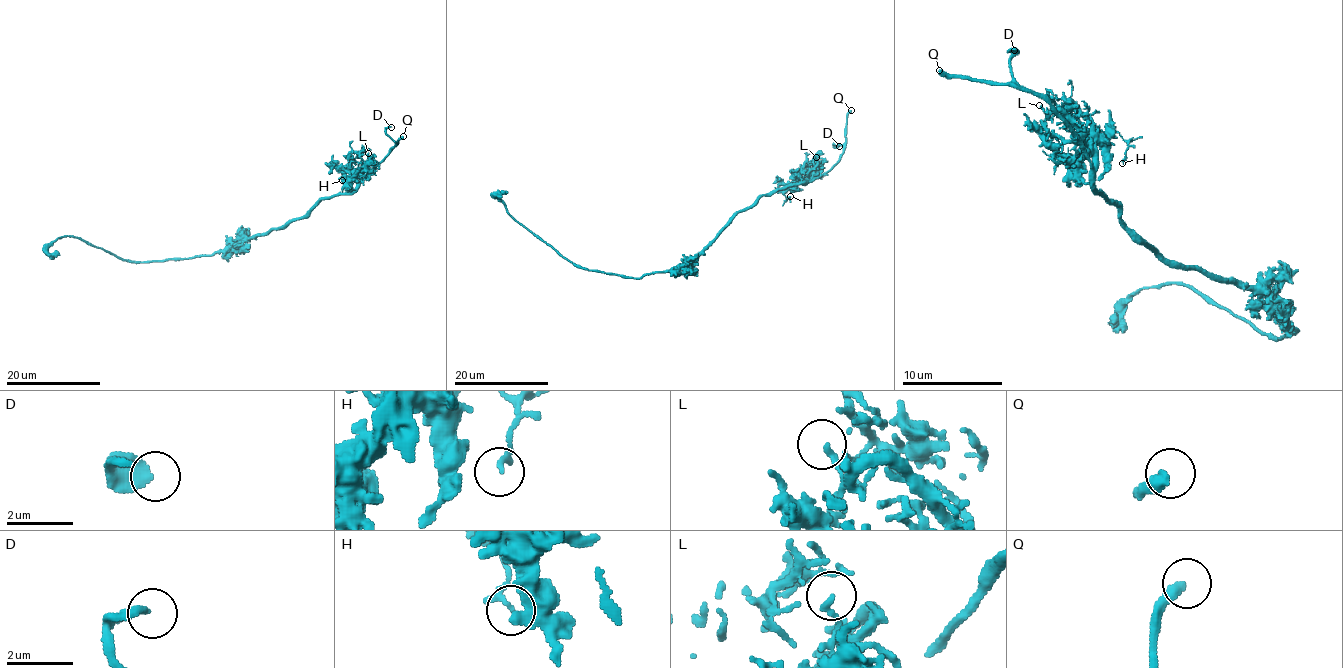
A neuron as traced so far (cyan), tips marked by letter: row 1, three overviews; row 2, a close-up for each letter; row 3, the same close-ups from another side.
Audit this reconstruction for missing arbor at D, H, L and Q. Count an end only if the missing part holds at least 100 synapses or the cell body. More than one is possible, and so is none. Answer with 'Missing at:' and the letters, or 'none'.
Missing at: Q

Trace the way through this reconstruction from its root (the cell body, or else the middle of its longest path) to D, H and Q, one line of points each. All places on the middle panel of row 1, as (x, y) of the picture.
D: (693, 259), (739, 212), (763, 195), (825, 174), (843, 154), (843, 147), (834, 143), (839, 146)
H: (693, 259), (739, 212), (748, 209), (759, 197), (804, 183), (790, 187), (784, 193), (786, 199), (790, 196)
Q: (693, 259), (739, 212), (748, 209), (763, 195), (808, 183), (825, 174), (843, 154), (846, 115), (851, 110)

